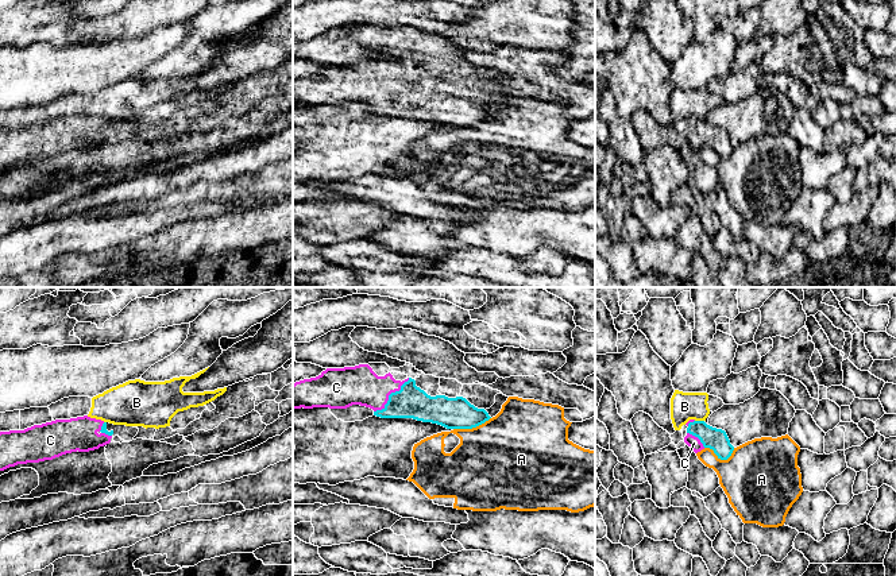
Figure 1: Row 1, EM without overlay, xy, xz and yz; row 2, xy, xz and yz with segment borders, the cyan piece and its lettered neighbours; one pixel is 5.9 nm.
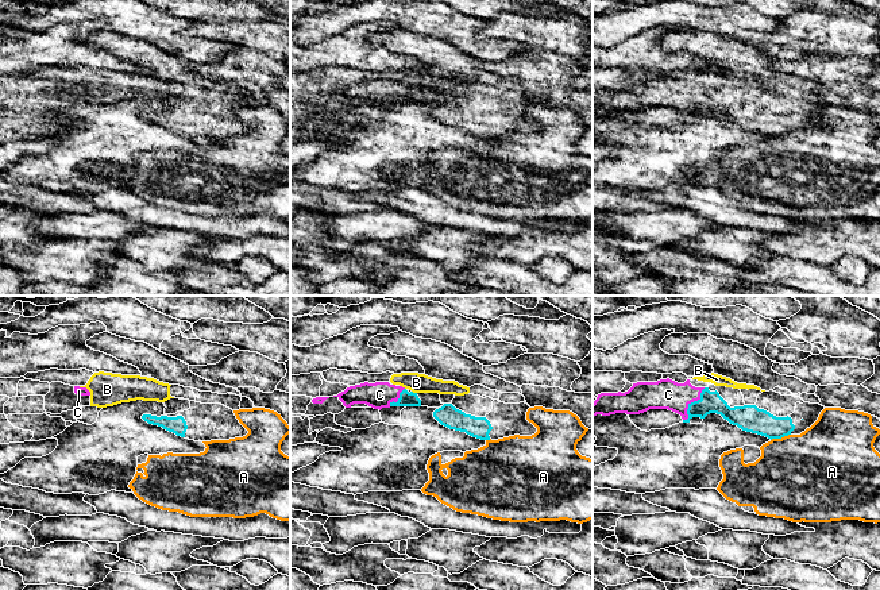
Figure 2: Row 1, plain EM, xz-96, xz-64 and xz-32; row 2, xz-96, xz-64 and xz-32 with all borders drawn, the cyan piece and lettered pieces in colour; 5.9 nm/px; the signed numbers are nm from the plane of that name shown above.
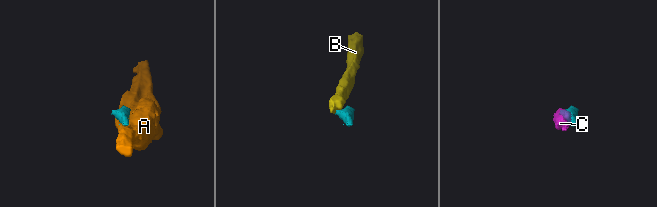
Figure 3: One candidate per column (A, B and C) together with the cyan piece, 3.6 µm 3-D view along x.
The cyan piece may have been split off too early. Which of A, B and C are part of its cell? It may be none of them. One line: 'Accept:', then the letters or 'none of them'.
Accept: C

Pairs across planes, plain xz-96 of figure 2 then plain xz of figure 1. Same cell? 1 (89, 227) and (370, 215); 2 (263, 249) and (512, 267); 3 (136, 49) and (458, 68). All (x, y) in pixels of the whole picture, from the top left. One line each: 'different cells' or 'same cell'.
1: same cell
2: different cells
3: same cell

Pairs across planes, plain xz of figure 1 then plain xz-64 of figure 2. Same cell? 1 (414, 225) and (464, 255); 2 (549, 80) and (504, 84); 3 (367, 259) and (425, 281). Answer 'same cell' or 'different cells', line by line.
1: same cell
2: different cells
3: same cell

